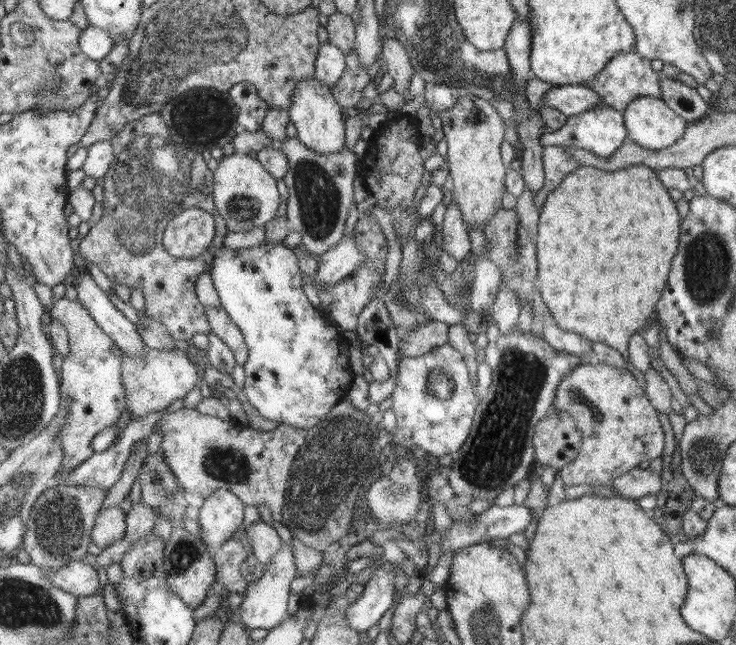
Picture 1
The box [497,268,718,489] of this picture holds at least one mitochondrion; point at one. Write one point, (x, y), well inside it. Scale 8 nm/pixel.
(578, 398)

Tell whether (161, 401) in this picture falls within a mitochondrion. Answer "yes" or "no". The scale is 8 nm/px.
no

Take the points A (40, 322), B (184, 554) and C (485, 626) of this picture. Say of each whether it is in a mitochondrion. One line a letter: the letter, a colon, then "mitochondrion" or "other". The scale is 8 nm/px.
A: other
B: mitochondrion
C: mitochondrion

